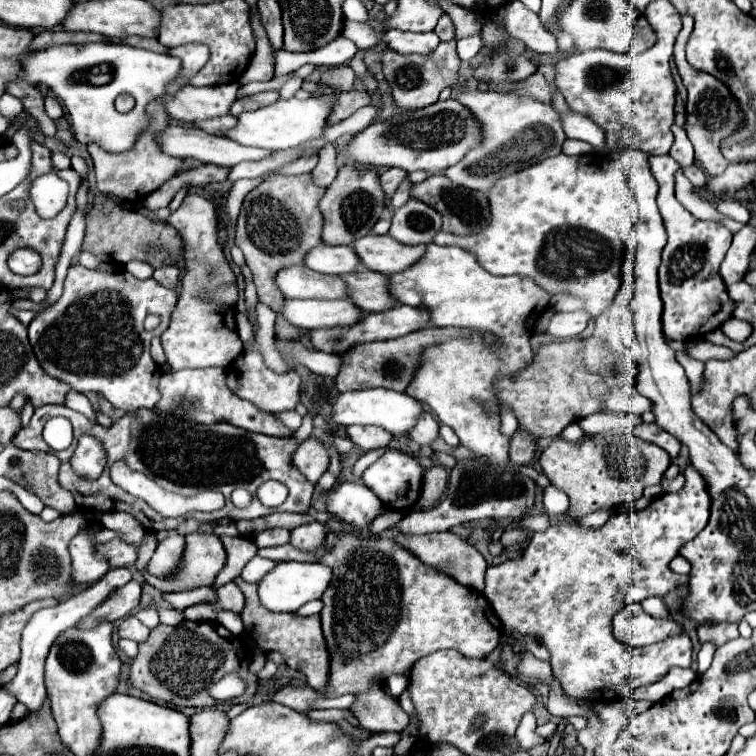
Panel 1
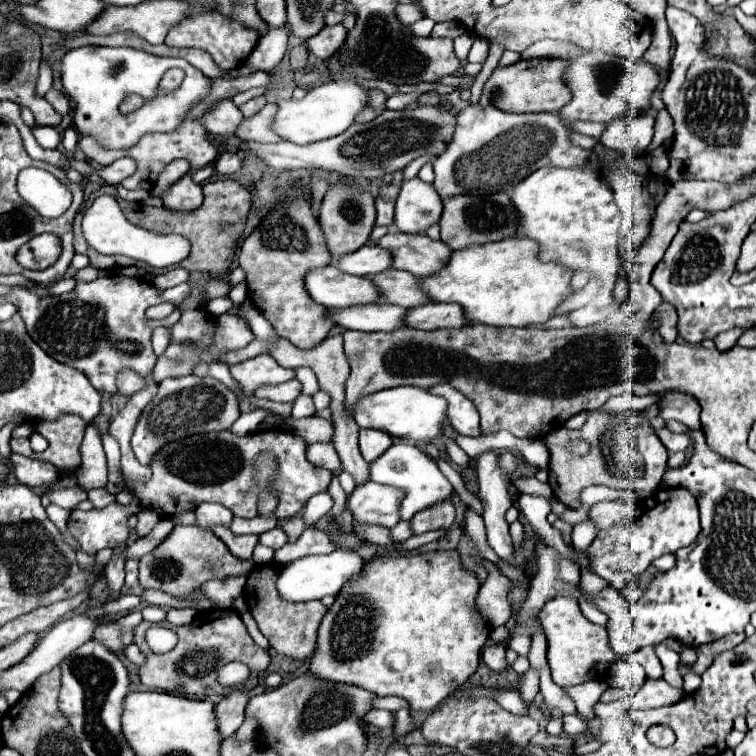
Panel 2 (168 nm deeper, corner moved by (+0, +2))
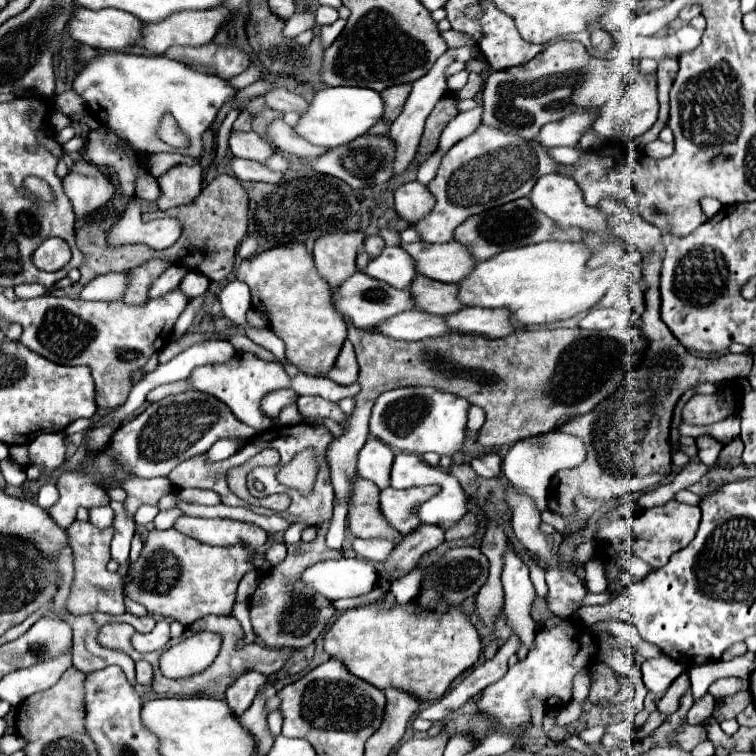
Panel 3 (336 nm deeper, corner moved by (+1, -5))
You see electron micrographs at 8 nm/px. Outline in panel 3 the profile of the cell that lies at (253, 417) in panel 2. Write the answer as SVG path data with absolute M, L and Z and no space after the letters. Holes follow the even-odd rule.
M224 438L224 440L218 440L210 450L208 450L208 460L224 460L228 456L232 456L240 444L244 442L244 438Z

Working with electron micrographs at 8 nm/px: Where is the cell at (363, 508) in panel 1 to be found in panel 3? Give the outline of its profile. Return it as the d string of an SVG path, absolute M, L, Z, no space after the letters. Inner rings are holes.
M420 486L408 490L384 488L380 492L380 512L388 524L392 524L392 528L396 528L400 534L408 534L420 526L416 508L436 492L440 492L438 486Z

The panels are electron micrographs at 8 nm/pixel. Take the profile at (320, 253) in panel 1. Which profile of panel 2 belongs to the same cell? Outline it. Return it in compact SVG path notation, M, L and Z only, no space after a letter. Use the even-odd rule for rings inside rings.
M365 245L357 249L357 253L349 253L333 261L333 265L345 269L345 273L351 273L351 275L375 275L391 269L391 263L393 263L393 255L379 245L373 245L373 247Z

